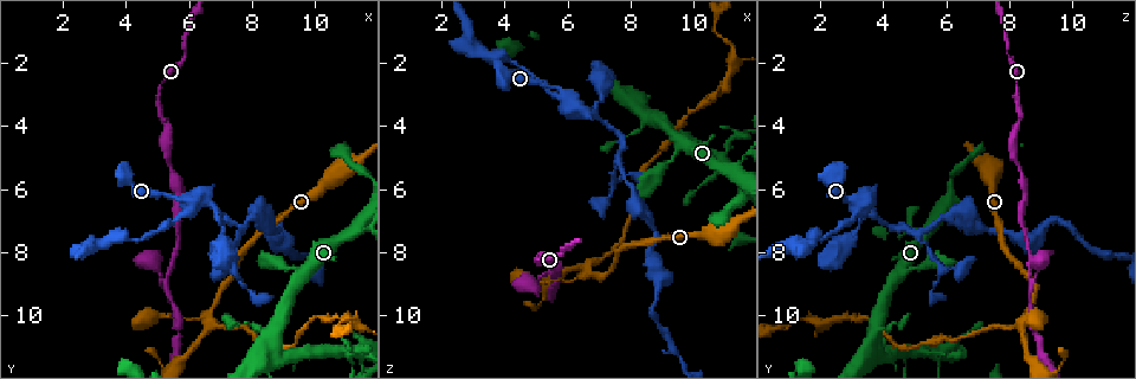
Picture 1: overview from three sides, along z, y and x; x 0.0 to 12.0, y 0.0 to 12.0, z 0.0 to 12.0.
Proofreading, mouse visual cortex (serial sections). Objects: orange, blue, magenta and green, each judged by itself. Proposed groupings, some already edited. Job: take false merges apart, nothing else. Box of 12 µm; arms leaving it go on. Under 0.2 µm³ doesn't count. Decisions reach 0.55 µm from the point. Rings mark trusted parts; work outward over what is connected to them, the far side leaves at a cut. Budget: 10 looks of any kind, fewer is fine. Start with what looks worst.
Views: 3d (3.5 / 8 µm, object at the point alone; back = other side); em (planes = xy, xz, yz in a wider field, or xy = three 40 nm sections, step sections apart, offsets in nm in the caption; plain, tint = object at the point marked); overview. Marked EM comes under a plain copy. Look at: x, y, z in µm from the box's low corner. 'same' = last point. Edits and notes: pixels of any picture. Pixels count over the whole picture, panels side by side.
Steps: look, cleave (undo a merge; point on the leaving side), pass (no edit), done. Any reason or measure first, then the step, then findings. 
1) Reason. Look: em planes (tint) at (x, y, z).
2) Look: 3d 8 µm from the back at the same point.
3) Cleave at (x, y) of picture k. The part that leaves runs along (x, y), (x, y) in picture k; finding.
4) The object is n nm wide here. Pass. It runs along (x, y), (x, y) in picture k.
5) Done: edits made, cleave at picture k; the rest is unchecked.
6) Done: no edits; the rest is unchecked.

Four or more arms meet. Look: 3d 8 µm at (6.7, 10.2, 8.3).

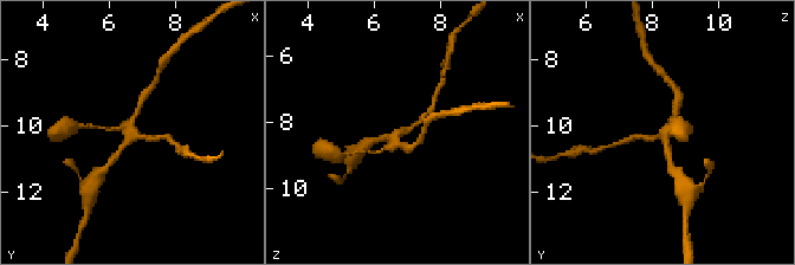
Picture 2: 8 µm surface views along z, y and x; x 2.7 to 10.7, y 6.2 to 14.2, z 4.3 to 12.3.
4 arms meet here; the arms are 150, 150, 200, 200 nm wide; shape alone is not enough. Look: em xy step 3 (tint) at (6.7, 10.2, 8.3).

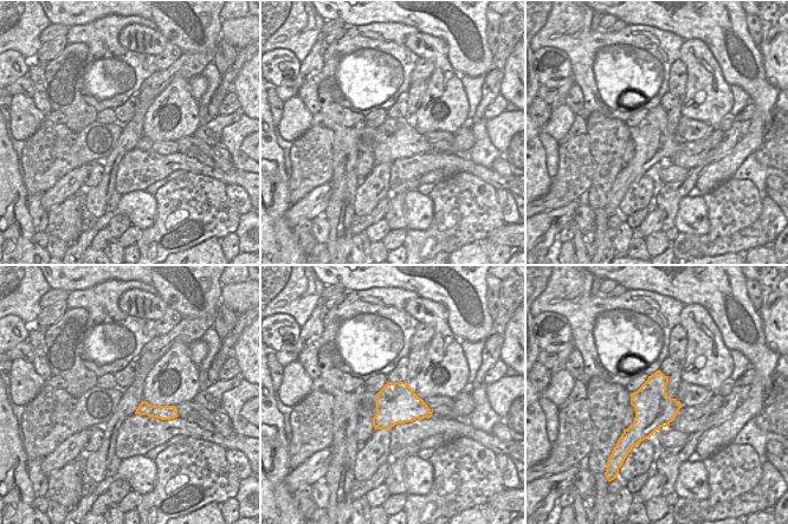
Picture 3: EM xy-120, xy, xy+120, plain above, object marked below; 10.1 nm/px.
Pass. It runs along (677, 103), (665, 133), (646, 137) in picture 2; one cell here.

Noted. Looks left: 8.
Two arms in line, one across. Look: 3d 3.5 µm at (6.0, 6.3, 3.2).

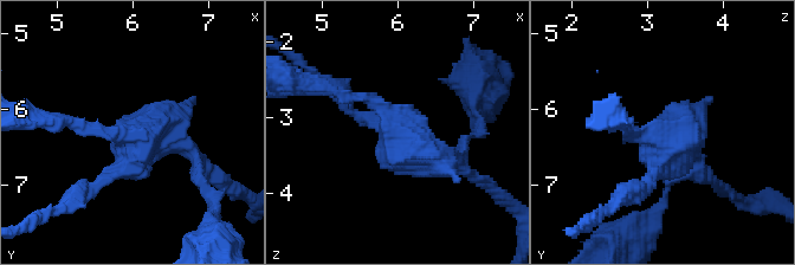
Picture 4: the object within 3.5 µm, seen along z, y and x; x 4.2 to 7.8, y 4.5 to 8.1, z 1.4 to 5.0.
Pass. All the same cell.

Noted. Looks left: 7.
Three-way junction. Look: 3d 3.5 µm at (7.6, 7.4, 5.0).

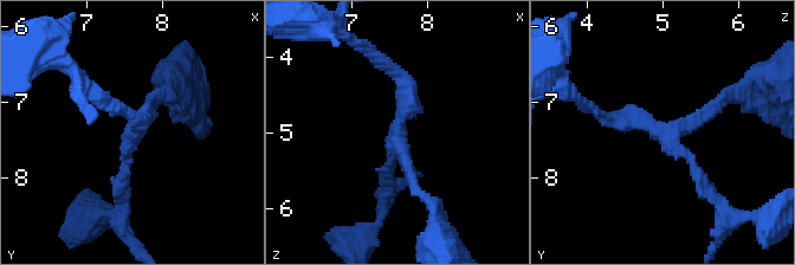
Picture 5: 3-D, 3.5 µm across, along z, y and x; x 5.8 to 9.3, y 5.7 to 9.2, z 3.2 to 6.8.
3 arms meet here; the arms are 150, 200, 200 nm wide; need the tissue. Look: em xy step 5 (tint) at (7.60, 7.35, 5.05).

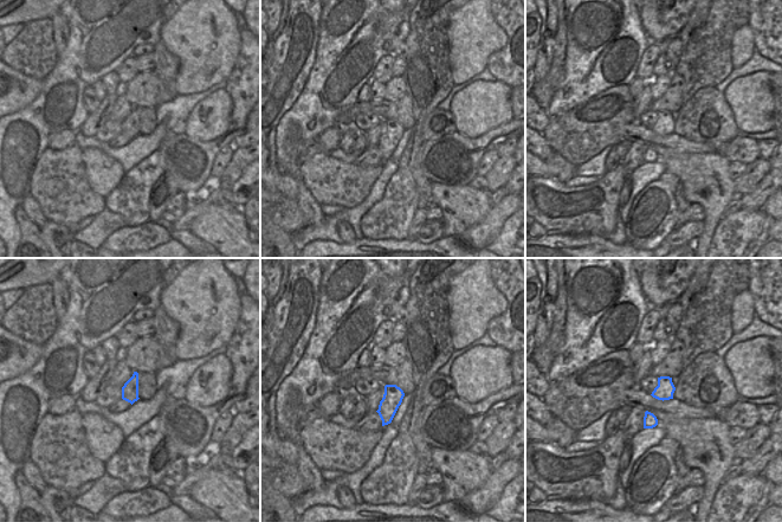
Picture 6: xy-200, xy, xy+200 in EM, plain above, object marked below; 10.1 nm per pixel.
Cut it another way. Look: em xy step 2 (tint) at the same point.

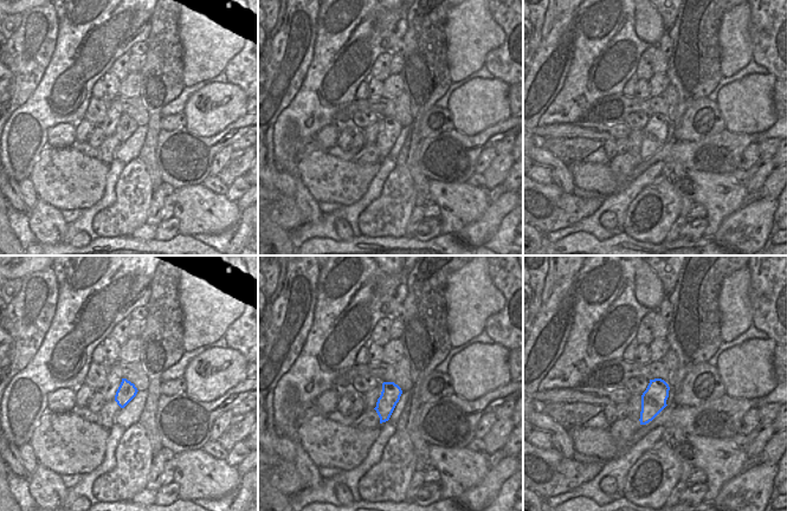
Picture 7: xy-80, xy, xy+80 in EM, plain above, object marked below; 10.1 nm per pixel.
Pass. It runs along (390, 66), (419, 194) in picture 5; one cell here.

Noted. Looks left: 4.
Abrupt turn. Look: 3d 3.5 µm at (5.3, 8.9, 8.7).

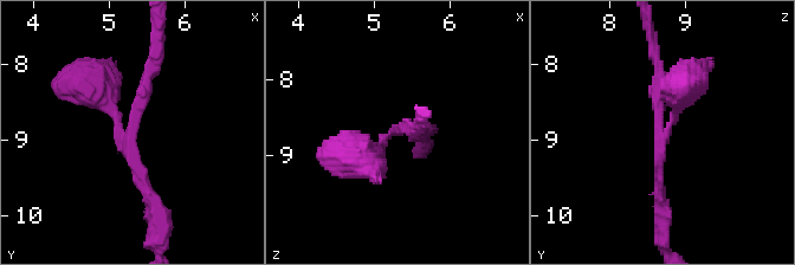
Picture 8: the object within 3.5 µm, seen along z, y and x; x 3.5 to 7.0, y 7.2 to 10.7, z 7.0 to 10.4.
Look: em xy step 1 (tint) at (5.30, 8.95, 8.65).

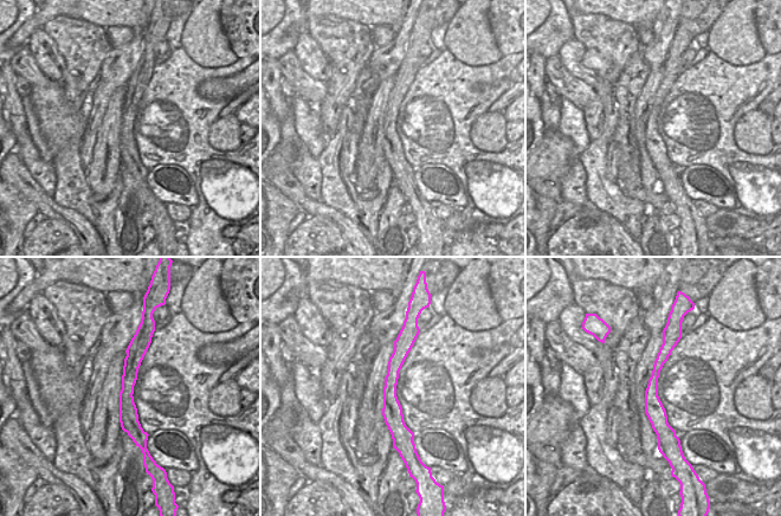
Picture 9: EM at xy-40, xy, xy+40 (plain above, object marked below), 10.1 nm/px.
Pass. One cell here.

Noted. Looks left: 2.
Done: no edits; the rest is unchecked.

